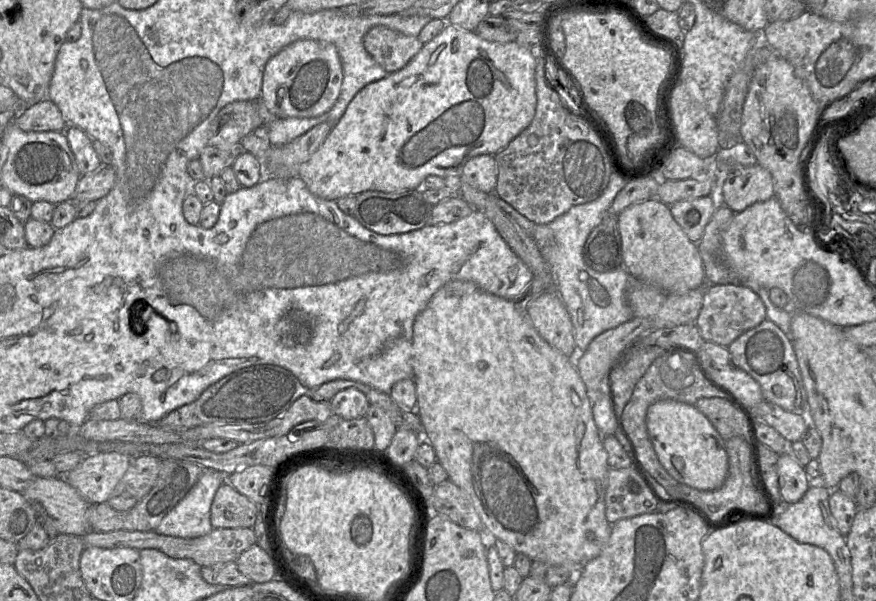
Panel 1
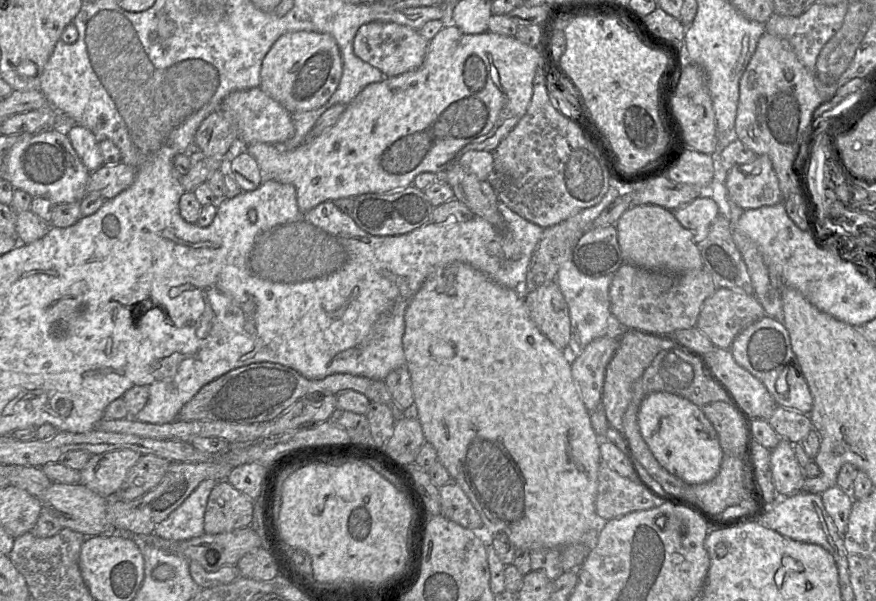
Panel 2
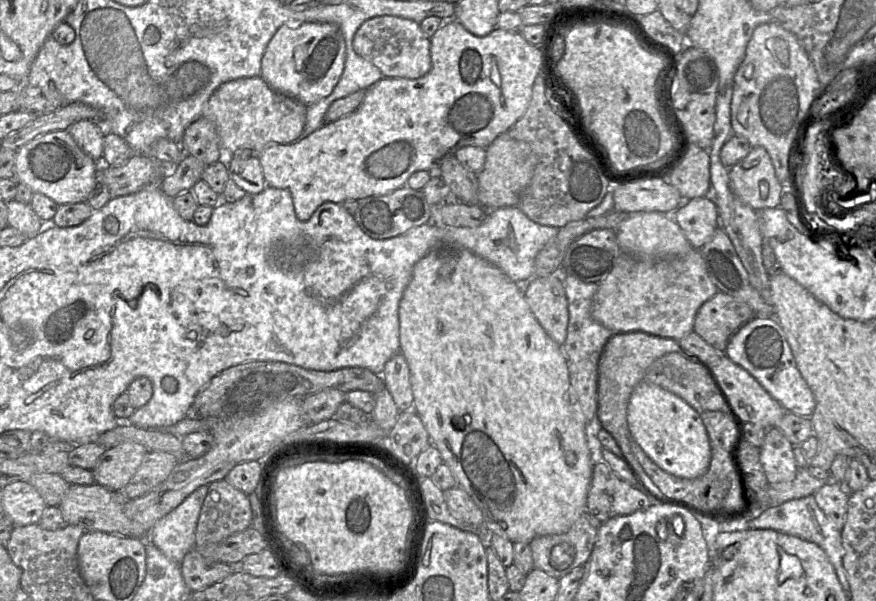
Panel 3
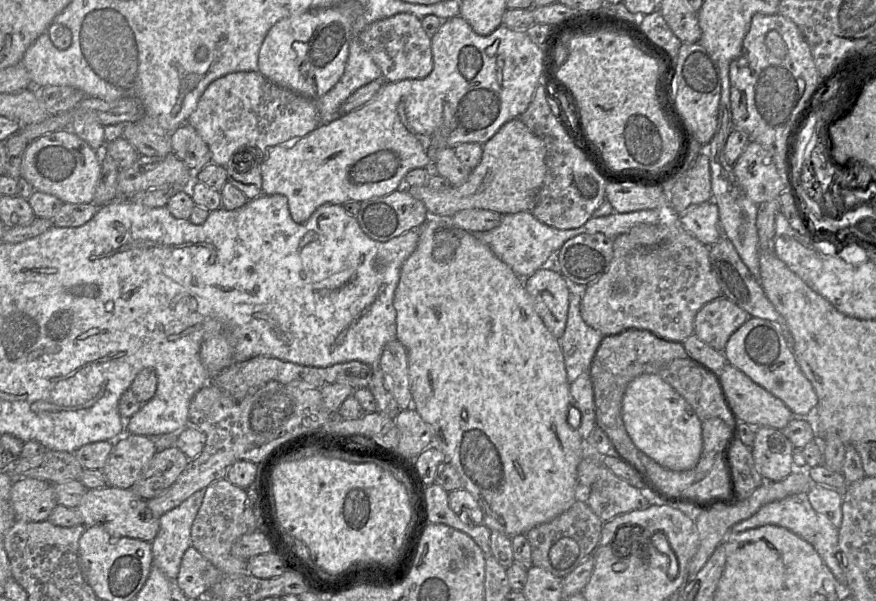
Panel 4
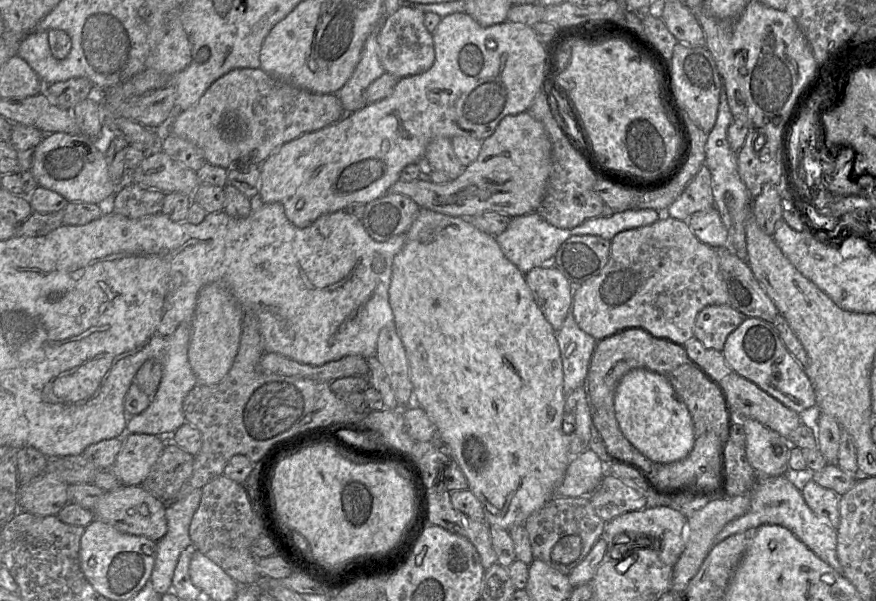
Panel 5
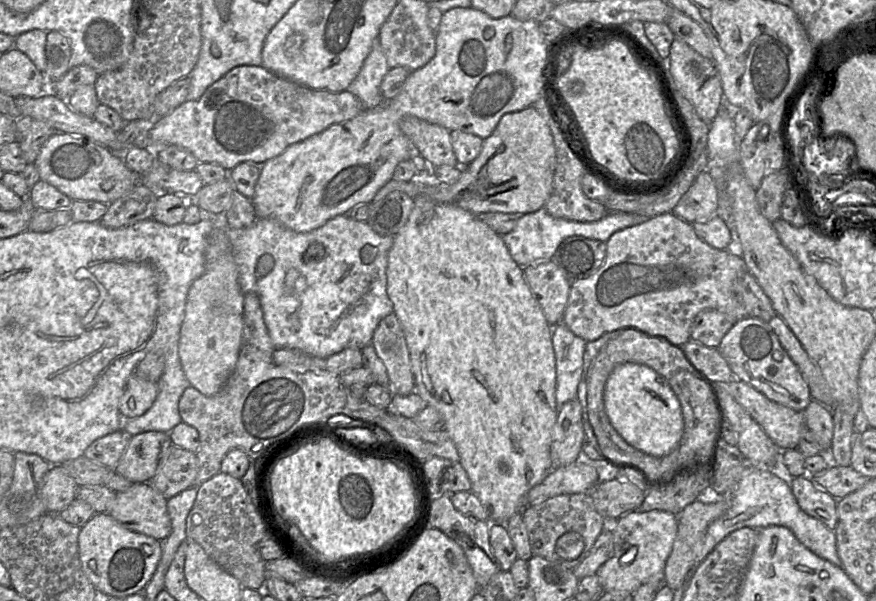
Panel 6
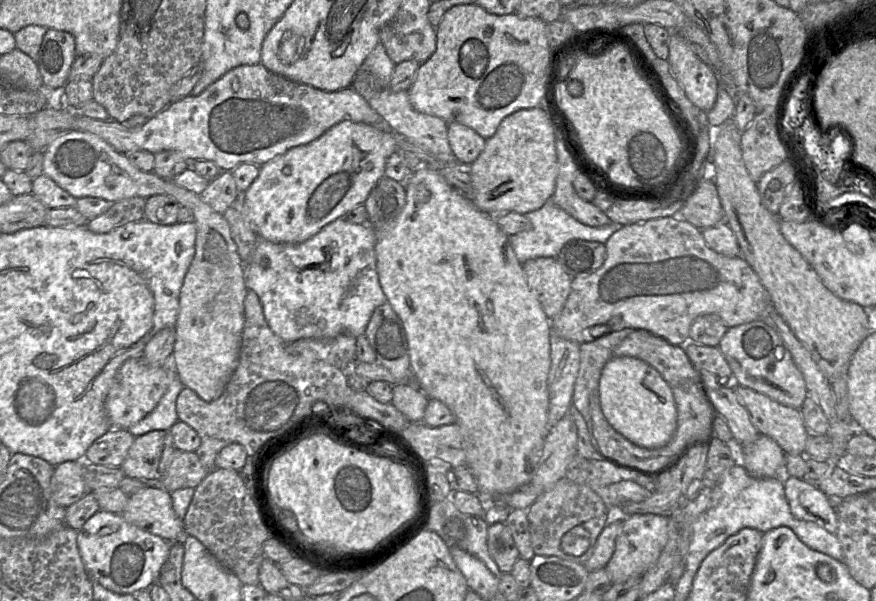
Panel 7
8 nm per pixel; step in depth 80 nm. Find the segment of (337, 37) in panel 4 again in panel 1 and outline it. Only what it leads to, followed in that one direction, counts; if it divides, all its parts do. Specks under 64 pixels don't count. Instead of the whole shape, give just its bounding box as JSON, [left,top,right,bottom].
[260,40,342,118]

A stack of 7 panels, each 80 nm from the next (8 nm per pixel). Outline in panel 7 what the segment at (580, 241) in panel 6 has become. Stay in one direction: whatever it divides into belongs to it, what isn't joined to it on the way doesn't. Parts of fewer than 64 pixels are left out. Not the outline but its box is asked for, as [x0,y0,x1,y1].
[555,240,606,278]

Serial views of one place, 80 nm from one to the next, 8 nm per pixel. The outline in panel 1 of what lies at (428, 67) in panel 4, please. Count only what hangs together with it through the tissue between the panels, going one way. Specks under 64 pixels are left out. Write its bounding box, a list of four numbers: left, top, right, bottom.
[363,26,423,74]

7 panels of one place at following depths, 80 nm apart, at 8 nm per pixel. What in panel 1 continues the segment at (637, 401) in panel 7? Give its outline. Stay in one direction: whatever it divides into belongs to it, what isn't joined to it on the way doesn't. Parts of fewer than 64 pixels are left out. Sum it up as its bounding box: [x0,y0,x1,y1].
[646,399,728,491]

